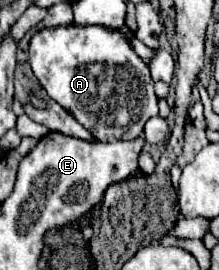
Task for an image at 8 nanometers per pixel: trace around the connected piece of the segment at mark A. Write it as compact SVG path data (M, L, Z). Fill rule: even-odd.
M76 24L44 28L30 38L28 62L48 96L62 108L66 108L100 142L134 140L142 136L146 120L158 116L158 98L154 94L154 80L150 76L148 64L140 56L136 56L126 36L118 30Z

